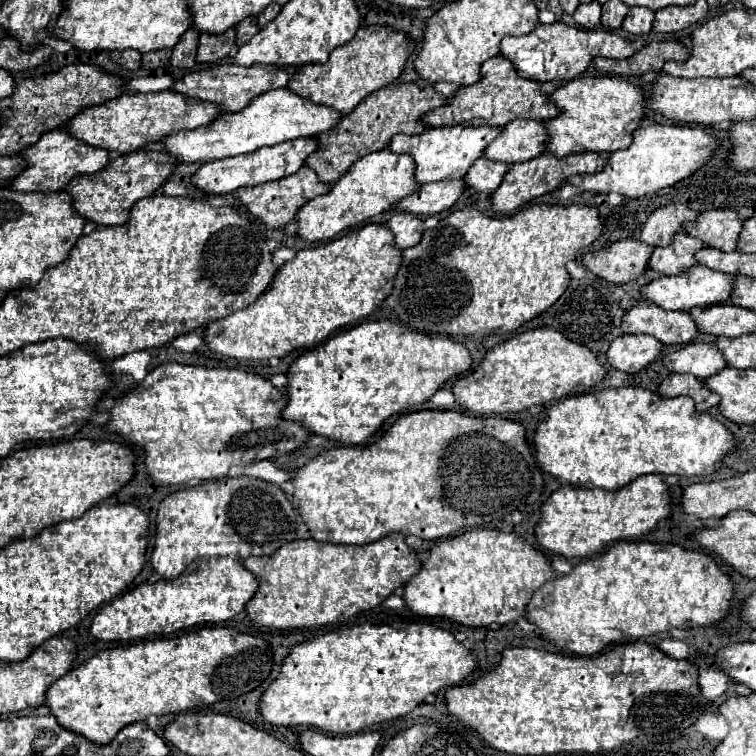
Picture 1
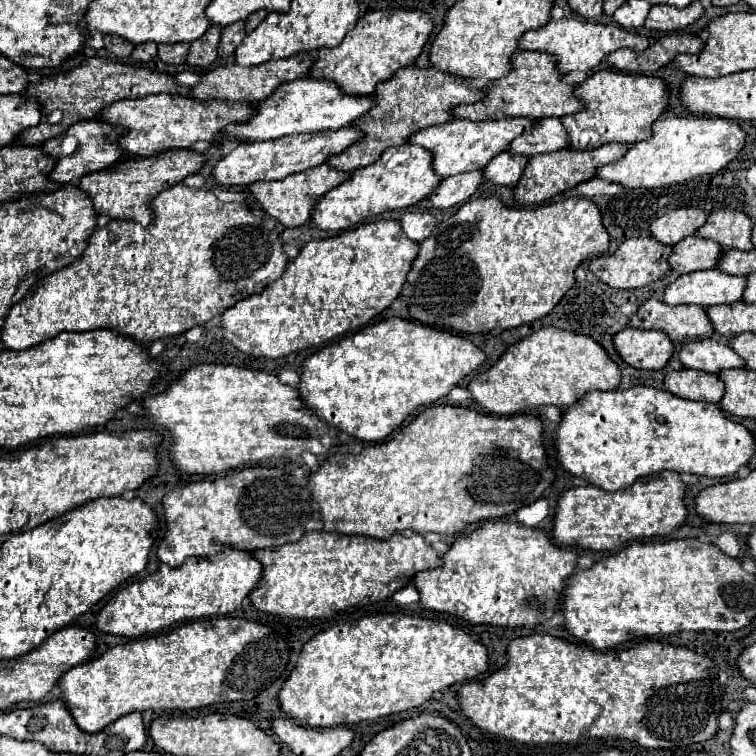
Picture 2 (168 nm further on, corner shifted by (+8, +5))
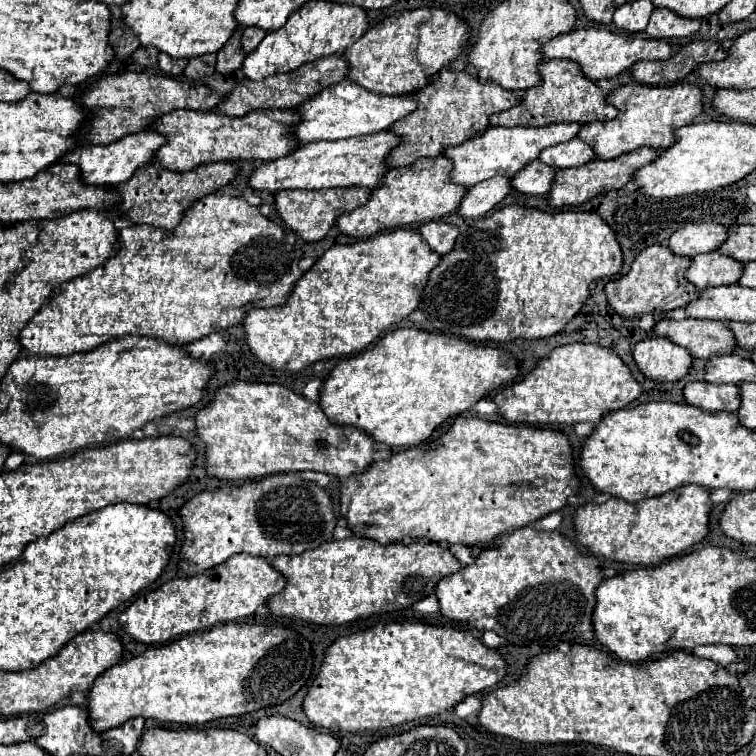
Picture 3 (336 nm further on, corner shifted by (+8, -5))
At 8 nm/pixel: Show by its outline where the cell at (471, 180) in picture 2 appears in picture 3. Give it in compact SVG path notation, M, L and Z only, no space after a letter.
M496 176L496 178L484 180L468 190L468 194L464 196L458 208L458 214L462 218L482 218L510 192L512 192L512 178Z

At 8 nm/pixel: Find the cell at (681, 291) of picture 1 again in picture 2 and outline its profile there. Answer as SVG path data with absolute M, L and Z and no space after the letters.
M716 268L678 276L664 290L666 304L732 304L742 298L744 276L728 276Z

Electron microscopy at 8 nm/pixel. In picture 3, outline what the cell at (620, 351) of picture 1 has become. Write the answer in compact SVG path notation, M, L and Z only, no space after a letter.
M646 338L634 346L634 360L646 378L656 382L682 380L694 364L692 352L668 338Z

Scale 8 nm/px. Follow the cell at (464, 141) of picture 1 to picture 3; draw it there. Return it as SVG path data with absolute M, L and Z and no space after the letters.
M548 124L542 128L500 128L500 126L490 126L484 134L478 134L470 140L466 140L460 146L452 146L444 152L454 162L452 170L452 182L458 182L462 186L472 188L474 184L494 178L498 174L502 176L514 176L518 174L524 166L534 162L544 148L556 146L560 142L568 142L570 138L576 138L580 128L584 124Z

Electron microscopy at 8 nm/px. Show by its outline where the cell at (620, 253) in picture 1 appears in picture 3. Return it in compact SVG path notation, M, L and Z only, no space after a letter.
M660 244L648 246L646 250L642 250L636 256L636 260L626 276L616 278L606 284L604 290L606 290L610 306L622 318L632 318L632 316L640 316L640 314L662 316L676 308L684 308L686 302L694 302L700 296L696 286L692 286L684 278L684 272L688 270L690 262L692 260L686 256L672 254L672 250L668 250L668 246L660 246Z

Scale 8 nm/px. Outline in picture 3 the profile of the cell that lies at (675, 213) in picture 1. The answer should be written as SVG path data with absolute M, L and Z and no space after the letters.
M686 224L672 234L668 246L674 254L694 258L696 254L718 250L724 238L728 234L722 224Z

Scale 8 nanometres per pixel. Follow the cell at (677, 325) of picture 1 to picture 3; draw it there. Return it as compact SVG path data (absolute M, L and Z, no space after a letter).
M662 318L654 326L654 332L658 336L670 338L674 344L688 348L696 358L702 358L702 360L732 354L734 348L738 346L728 324L716 322L716 320Z

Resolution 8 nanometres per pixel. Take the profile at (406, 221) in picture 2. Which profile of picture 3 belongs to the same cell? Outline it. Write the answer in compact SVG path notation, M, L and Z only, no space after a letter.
M434 220L434 222L426 222L424 226L420 226L420 234L422 238L430 244L432 250L436 250L438 254L448 254L452 252L452 246L456 244L456 238L458 238L458 228L450 226L448 222L442 222L442 220Z

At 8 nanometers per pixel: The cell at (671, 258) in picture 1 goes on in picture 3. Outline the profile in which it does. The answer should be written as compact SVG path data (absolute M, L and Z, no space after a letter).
M716 250L696 256L692 260L692 266L686 270L686 278L694 286L698 286L698 290L704 290L720 284L736 284L740 280L742 270L742 262L732 260L730 256L724 256Z

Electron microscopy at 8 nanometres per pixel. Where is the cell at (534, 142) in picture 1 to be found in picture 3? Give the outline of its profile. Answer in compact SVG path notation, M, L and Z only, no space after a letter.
M572 138L570 142L552 146L548 150L544 150L540 154L540 160L548 166L556 166L556 168L572 168L572 166L580 166L586 164L590 160L594 160L596 154L592 154L592 146L588 146L584 140L580 138Z

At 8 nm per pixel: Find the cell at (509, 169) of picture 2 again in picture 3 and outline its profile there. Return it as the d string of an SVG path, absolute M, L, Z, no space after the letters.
M536 160L512 178L512 186L522 194L548 194L554 182L554 174L554 166Z

